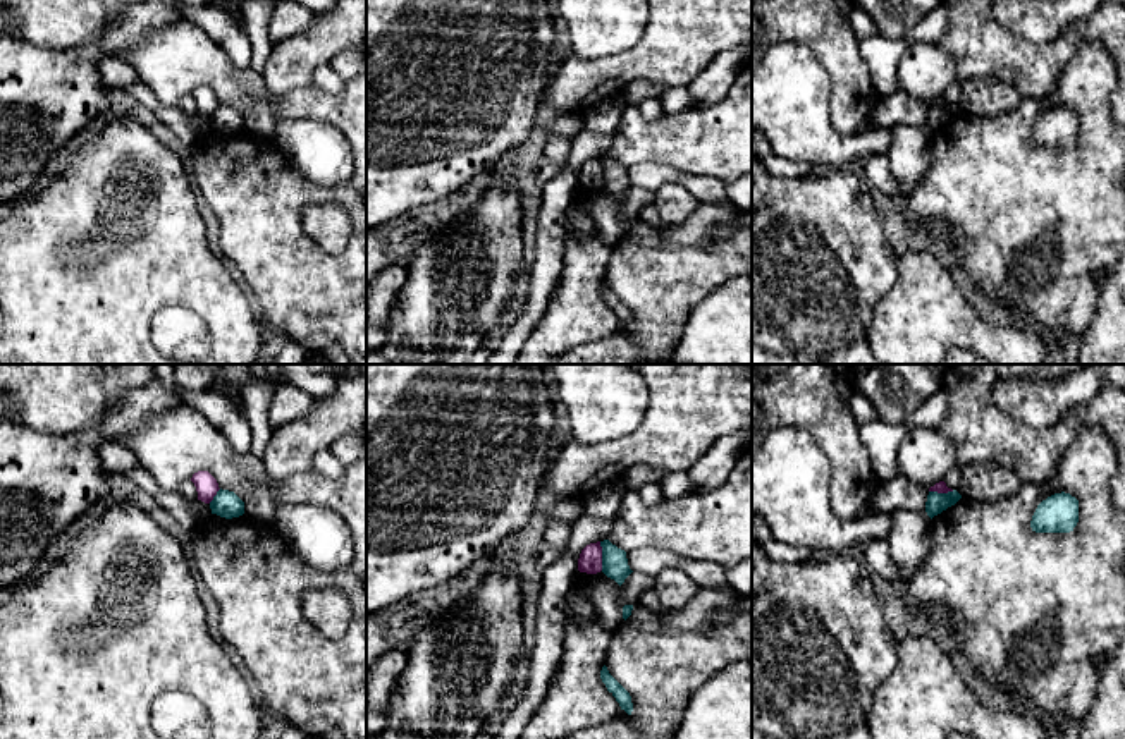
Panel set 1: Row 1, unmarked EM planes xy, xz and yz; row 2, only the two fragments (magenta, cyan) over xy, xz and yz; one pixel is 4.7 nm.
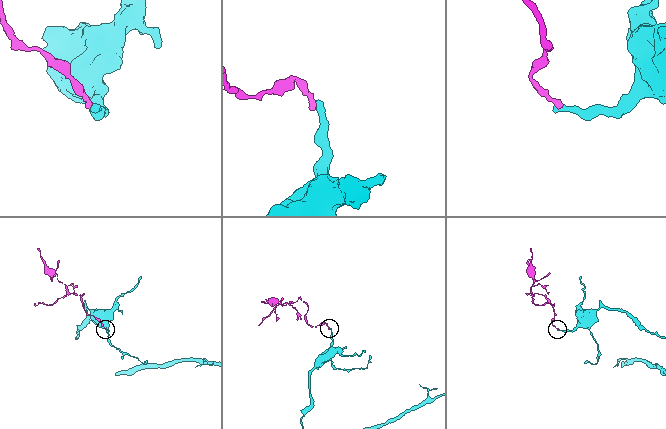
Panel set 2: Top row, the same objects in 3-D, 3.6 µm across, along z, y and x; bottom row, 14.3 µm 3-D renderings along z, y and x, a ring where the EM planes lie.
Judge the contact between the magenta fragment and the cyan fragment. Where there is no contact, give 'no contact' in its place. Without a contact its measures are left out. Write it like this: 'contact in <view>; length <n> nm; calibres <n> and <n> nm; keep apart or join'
contact in xz; length 140 nm; calibres 110 and 130 nm; keep apart

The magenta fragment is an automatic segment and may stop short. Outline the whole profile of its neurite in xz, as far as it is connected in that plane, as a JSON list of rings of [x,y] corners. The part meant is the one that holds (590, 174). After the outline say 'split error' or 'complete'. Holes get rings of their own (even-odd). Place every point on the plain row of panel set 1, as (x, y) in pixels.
[[[600,156],[587,160],[578,174],[578,186],[597,189],[602,186],[602,162]]]; complete

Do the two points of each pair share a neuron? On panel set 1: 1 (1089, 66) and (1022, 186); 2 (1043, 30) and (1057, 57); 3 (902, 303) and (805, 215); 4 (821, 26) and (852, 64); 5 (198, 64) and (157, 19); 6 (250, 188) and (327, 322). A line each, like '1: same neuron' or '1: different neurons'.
1: same neuron
2: different neurons
3: different neurons
4: same neuron
5: different neurons
6: same neuron

